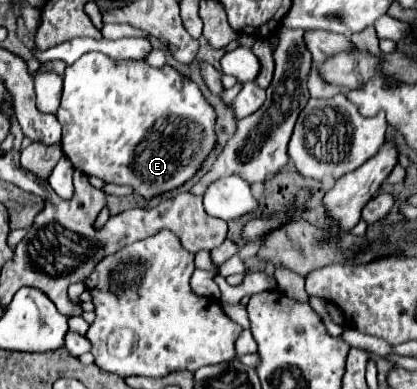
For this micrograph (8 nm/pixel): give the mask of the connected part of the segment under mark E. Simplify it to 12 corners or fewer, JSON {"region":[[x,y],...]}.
{"region":[[91,51],[55,113],[73,167],[153,199],[217,149],[169,63]]}

